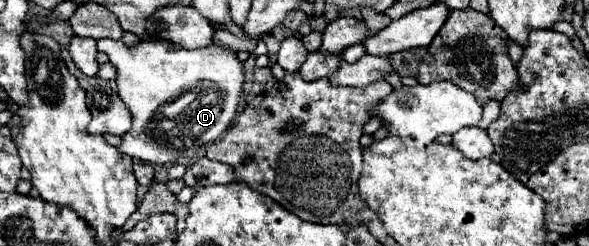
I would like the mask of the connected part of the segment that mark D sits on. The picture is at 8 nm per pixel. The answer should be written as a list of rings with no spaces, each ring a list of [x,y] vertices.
[[[102,38],[98,40],[98,50],[106,52],[110,64],[116,68],[118,96],[124,100],[124,106],[132,116],[132,128],[122,136],[118,146],[122,154],[148,164],[168,164],[178,158],[194,156],[198,150],[196,144],[202,146],[206,142],[216,142],[232,124],[242,94],[244,66],[238,60],[238,52],[218,40],[210,40],[208,46],[196,50],[170,50],[168,42],[140,40],[134,46],[126,46],[122,40]]]

